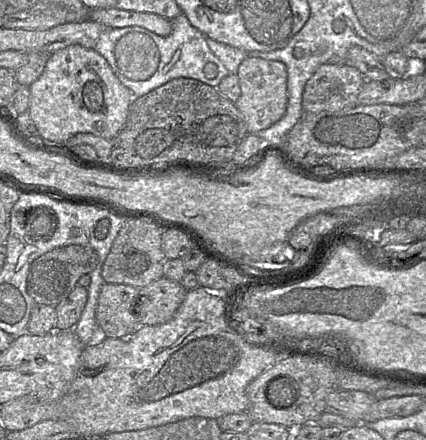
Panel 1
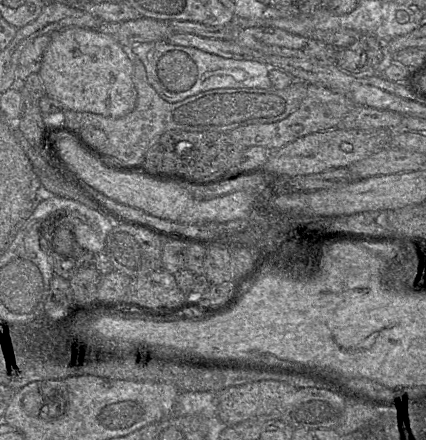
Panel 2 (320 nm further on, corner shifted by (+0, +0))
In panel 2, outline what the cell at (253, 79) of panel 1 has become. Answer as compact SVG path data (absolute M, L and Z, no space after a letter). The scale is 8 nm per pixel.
M310 83L299 107L286 118L274 123L240 126L226 133L234 142L244 147L262 146L268 150L276 150L305 135L336 128L353 106L355 105L344 95L323 85Z

